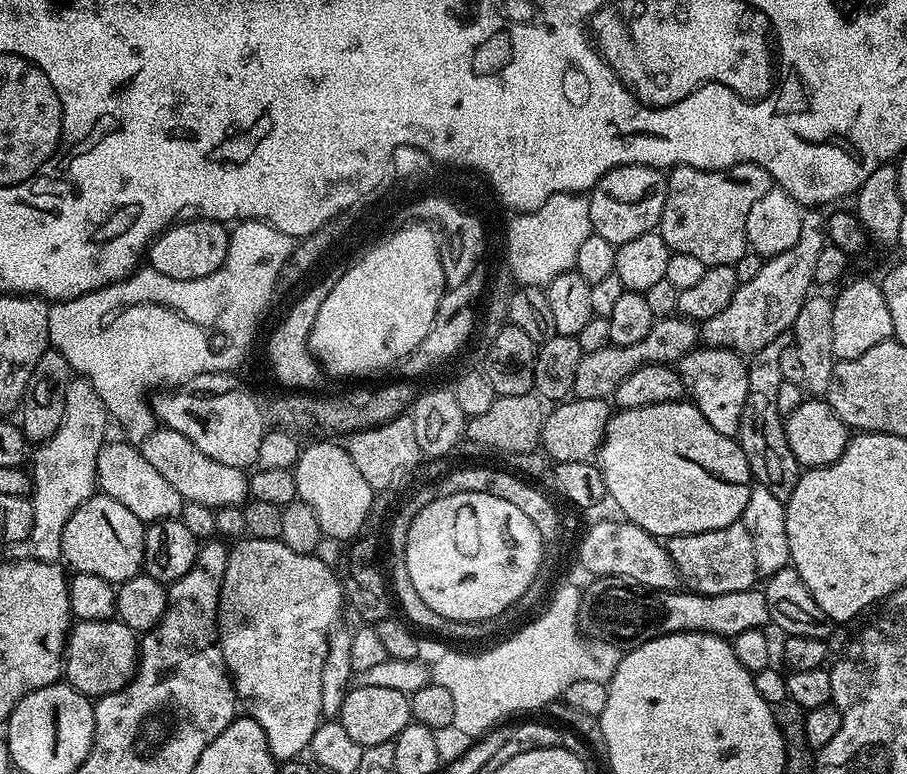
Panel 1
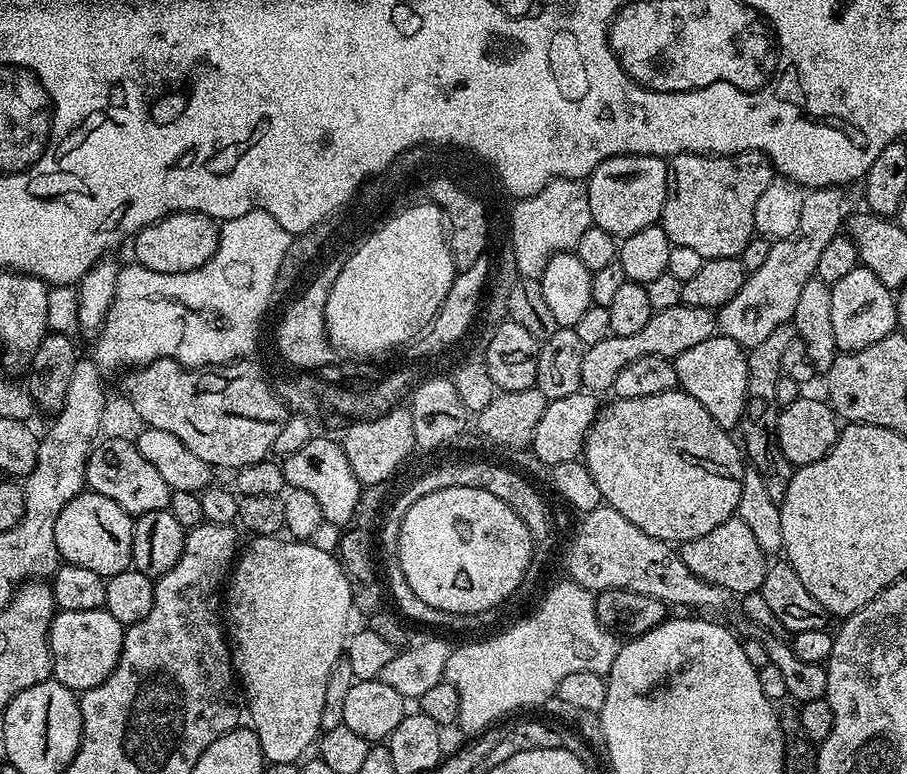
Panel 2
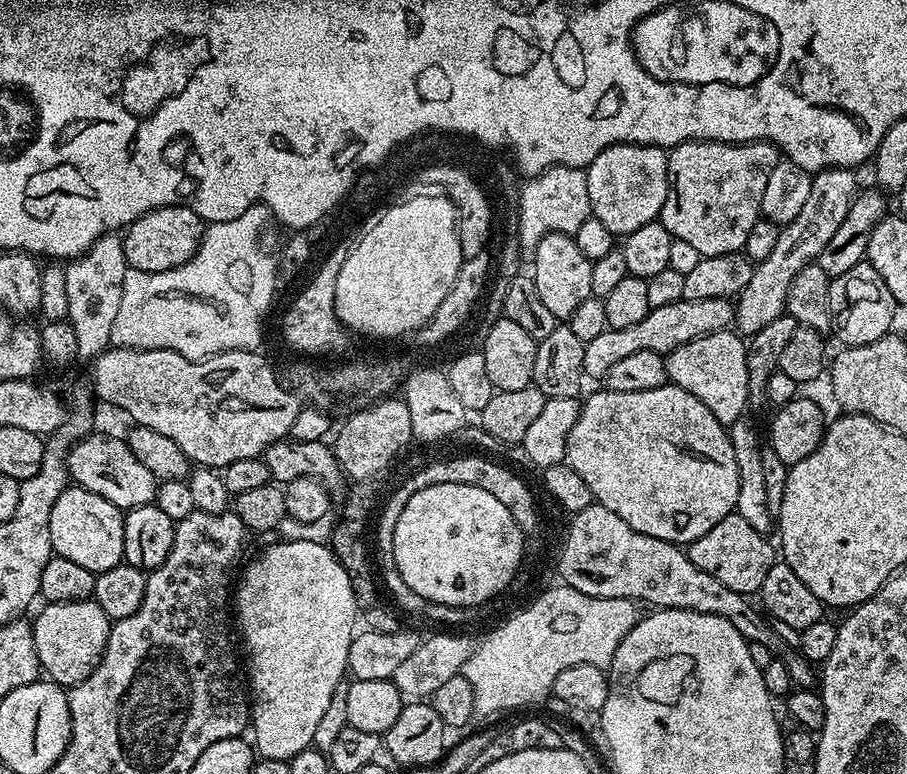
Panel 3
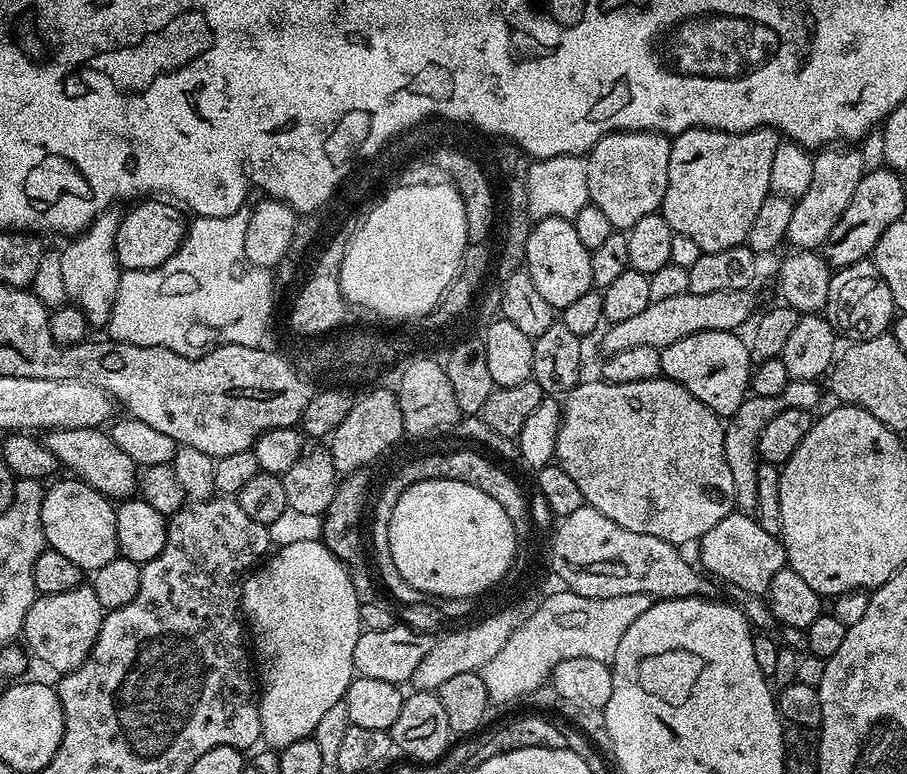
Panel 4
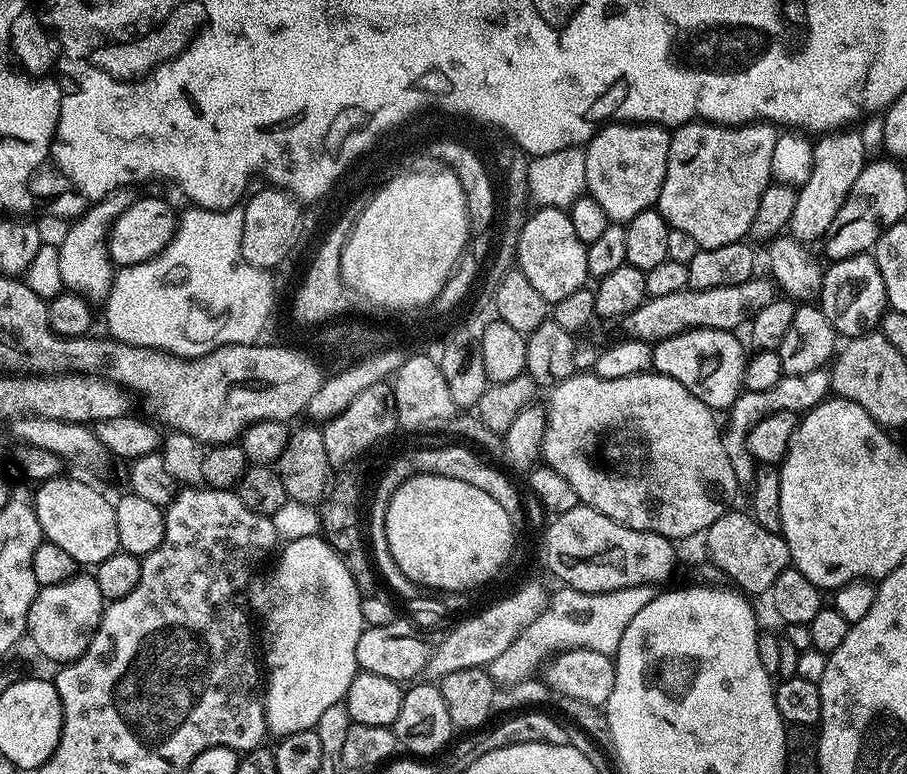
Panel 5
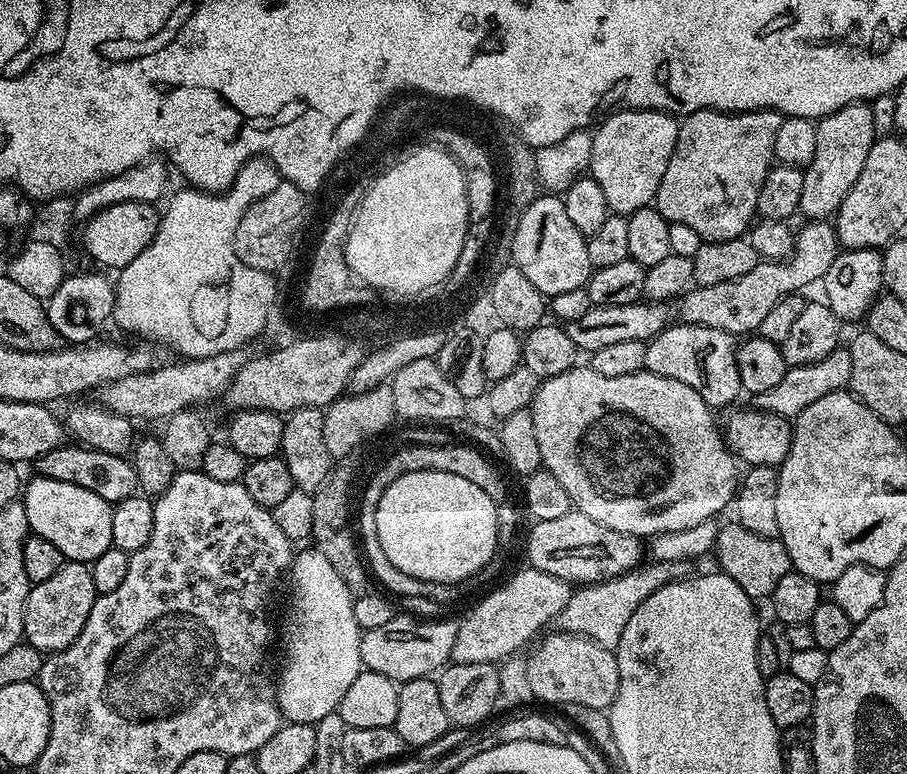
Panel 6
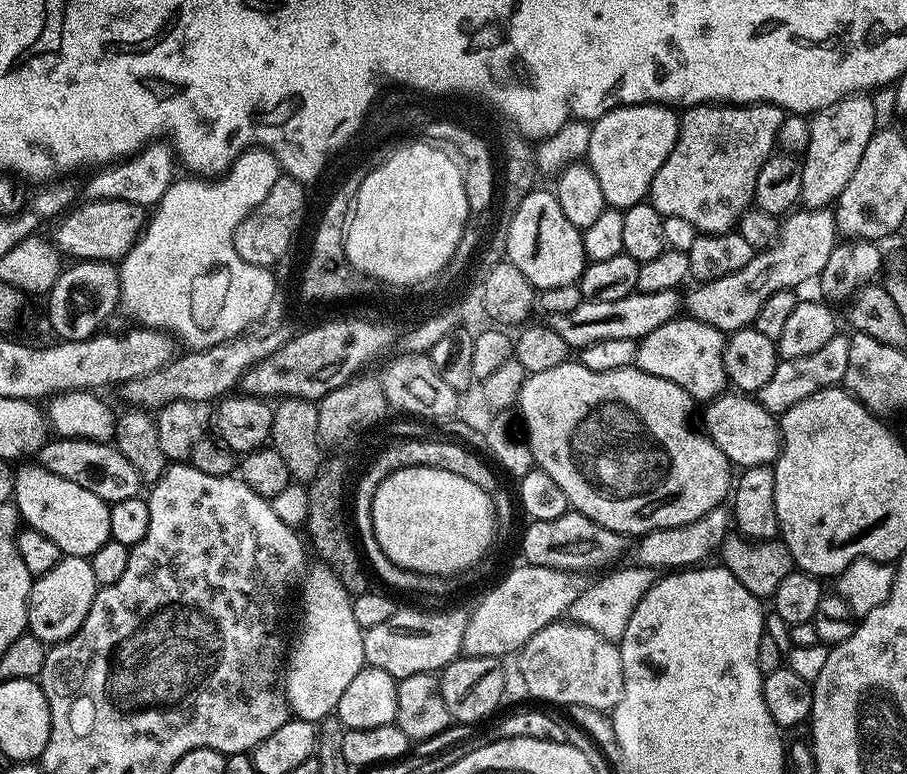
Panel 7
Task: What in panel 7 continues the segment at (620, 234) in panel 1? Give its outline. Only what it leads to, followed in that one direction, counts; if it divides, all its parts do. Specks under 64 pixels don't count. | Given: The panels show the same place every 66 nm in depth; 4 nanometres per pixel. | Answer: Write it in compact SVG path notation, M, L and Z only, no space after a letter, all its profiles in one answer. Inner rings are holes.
M626 104L610 110L605 116L599 116L592 124L586 163L594 170L594 176L602 186L605 205L623 210L635 204L645 203L652 191L654 174L658 174L662 162L670 158L670 150L674 150L674 142L679 133L679 115L671 107L662 104Z

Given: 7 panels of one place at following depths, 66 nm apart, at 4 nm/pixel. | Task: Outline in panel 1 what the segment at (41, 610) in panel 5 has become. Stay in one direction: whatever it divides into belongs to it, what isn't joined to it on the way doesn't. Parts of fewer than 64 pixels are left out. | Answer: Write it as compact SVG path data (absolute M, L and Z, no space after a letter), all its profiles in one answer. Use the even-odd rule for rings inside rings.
M115 618L111 620L76 620L69 627L68 639L64 642L64 666L62 676L72 687L89 698L99 698L125 688L136 671L138 659L138 636L131 632L126 625Z

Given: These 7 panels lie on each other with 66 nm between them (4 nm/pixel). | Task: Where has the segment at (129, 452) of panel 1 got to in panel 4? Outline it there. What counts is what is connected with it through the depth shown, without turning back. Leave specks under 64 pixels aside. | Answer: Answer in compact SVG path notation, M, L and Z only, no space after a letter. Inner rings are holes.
M100 428L57 429L49 431L46 447L54 453L57 461L69 468L73 477L79 478L98 490L103 496L119 502L135 497L138 492L138 466L126 454L114 446L109 433Z

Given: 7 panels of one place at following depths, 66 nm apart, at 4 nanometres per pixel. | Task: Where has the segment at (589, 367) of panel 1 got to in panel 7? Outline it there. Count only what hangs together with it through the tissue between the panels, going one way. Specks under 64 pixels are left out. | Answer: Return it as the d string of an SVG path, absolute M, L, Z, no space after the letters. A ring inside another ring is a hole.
M801 207L785 215L775 242L753 254L742 270L697 287L700 289L692 296L691 319L706 322L725 334L755 325L758 310L762 310L770 294L778 294L778 290L787 288L796 290L799 284L819 278L830 258L830 250L834 250L837 242L836 217L828 208Z

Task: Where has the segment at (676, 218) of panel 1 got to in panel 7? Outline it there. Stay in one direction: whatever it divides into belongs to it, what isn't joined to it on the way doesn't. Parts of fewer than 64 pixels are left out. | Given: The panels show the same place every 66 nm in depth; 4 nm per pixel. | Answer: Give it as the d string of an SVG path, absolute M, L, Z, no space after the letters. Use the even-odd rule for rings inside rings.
M709 102L706 104L693 104L685 107L679 113L680 117L680 133L674 142L674 150L670 150L670 158L666 158L666 162L662 162L658 174L654 174L654 182L652 183L652 191L650 193L650 203L661 212L664 217L673 216L674 218L683 218L686 222L690 222L690 226L696 228L697 233L707 234L709 232L730 232L739 225L740 218L749 208L753 207L756 198L756 183L758 182L758 170L762 170L762 166L774 155L774 149L779 141L780 127L782 126L786 113L783 108L777 104L726 104L723 102Z

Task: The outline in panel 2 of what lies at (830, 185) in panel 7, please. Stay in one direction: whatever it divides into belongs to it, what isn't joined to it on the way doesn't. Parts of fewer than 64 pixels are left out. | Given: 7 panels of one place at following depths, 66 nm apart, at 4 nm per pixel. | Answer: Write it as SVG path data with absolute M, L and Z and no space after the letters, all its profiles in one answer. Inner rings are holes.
M840 186L805 191L795 236L775 241L761 268L747 273L742 290L738 290L738 294L734 294L730 302L718 309L719 335L734 338L734 342L747 350L758 346L758 342L778 330L778 326L791 321L794 306L798 304L798 297L802 294L802 286L816 275L822 250L826 250L834 237L841 235L842 225L846 220L844 192L845 189Z

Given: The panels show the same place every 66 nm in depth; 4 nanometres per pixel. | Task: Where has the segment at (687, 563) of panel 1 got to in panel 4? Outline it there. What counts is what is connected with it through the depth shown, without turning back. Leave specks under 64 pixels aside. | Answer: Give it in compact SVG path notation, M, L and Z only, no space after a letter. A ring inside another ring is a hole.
M733 510L729 516L722 518L714 530L706 530L698 548L699 567L709 577L720 582L725 580L744 592L767 593L770 582L774 582L774 574L785 568L788 562L783 539L775 531L763 528L759 520L739 510Z

